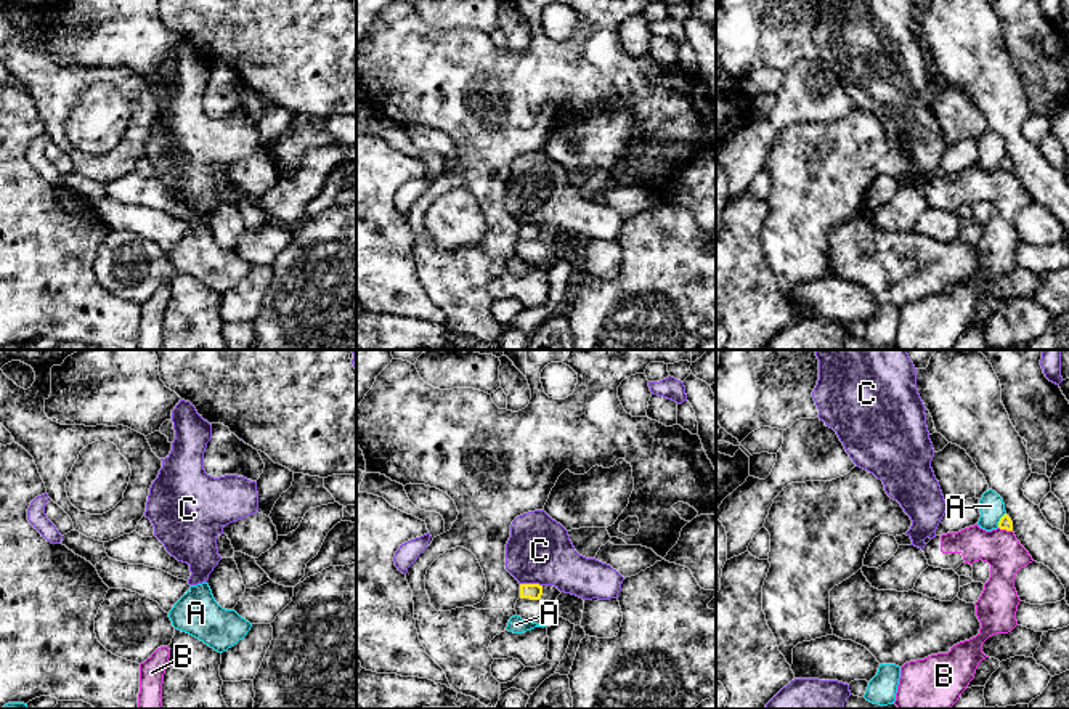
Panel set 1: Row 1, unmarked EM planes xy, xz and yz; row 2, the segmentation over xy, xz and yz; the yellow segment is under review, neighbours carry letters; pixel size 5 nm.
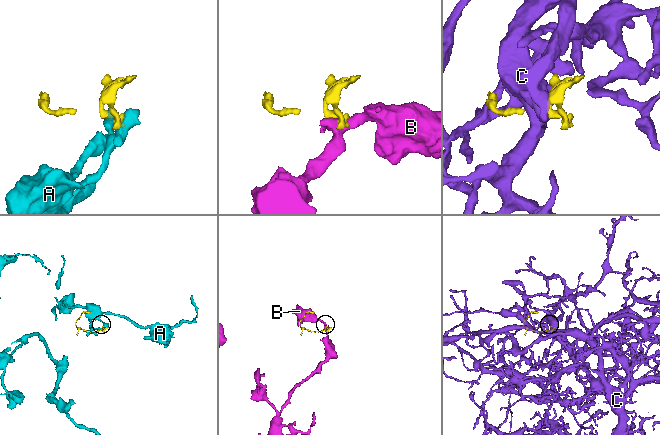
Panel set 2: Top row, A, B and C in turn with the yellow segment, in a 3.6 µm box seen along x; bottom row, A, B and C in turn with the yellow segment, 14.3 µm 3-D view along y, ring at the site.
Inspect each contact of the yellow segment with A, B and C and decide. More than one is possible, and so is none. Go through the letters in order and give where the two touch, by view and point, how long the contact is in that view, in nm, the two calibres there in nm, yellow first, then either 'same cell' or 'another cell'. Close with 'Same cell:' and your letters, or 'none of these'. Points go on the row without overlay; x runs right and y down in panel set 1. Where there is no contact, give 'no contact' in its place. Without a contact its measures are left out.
A: contact yz (1000, 161); length 90 nm; calibres 70 and 130 nm; another cell
B: contact yz (1005, 169); length 80 nm; calibres 70 and 190 nm; another cell
C: contact xz (532, 225); length 110 nm; calibres 80 and 320 nm; another cell
Same cell: none of these

